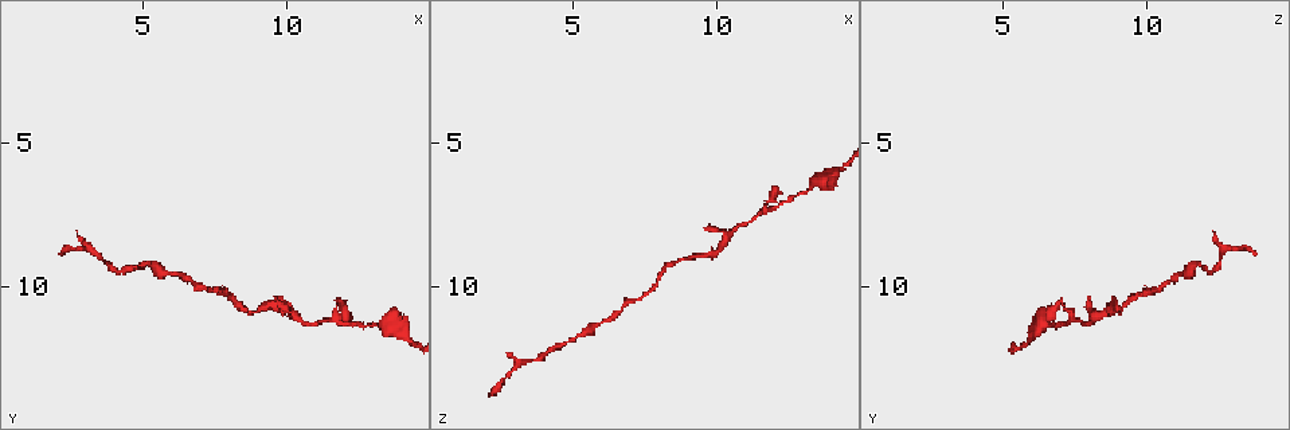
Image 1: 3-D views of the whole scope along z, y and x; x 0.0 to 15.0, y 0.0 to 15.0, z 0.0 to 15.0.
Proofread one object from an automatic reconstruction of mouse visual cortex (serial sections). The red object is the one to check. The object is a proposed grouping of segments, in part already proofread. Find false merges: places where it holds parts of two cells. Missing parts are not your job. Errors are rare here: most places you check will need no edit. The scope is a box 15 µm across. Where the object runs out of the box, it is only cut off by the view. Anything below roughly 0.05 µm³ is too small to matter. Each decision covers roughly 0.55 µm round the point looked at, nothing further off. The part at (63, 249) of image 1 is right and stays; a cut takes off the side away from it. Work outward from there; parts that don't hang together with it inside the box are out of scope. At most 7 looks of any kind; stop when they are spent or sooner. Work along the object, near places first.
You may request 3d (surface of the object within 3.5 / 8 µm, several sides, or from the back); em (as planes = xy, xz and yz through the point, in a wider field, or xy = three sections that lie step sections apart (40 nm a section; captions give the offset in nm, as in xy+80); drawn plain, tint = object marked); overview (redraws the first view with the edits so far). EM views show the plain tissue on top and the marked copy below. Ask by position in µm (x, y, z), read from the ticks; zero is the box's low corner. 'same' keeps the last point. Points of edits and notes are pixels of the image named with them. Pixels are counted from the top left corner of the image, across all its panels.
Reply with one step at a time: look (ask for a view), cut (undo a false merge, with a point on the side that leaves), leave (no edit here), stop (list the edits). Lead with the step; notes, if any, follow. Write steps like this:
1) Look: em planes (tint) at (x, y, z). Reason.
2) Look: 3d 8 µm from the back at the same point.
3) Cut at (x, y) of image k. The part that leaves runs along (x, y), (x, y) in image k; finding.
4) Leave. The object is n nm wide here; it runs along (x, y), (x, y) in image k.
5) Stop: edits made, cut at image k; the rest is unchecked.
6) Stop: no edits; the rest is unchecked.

Look: 3d 3.5 µm at (7.4, 10.0, 10.5). Narrows sharply.

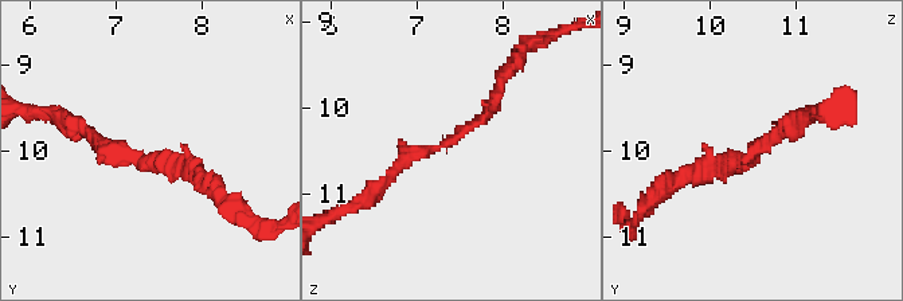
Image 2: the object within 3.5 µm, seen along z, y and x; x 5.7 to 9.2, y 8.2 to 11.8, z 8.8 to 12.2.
Look: em planes (tint) at (7.35, 10.10, 10.40). The arms are 150, 150 nm wide.

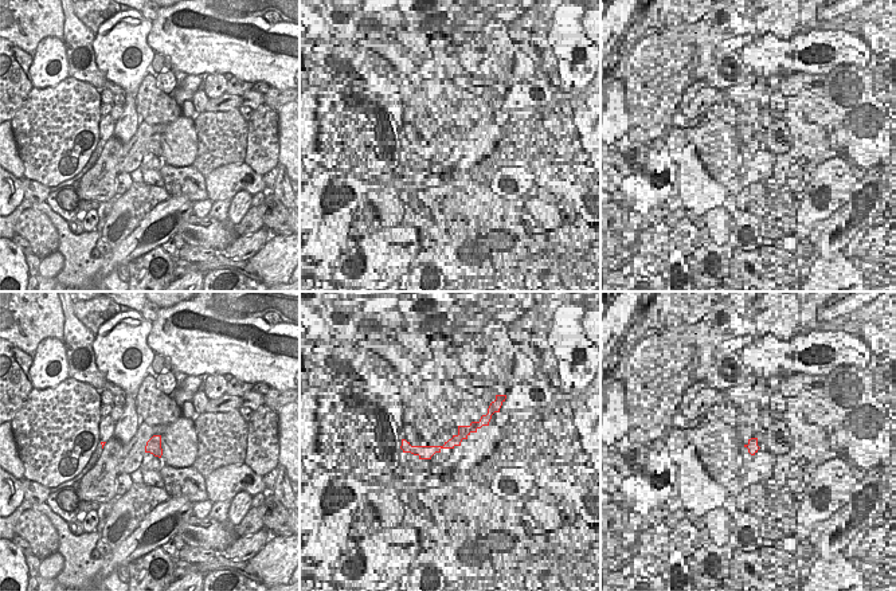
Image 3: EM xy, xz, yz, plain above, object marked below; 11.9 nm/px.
Look: em xy step 3 (tint) at the same point. Cut it another way.

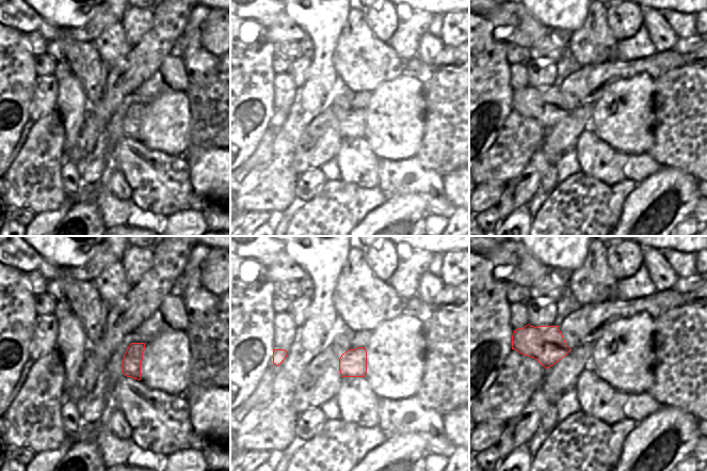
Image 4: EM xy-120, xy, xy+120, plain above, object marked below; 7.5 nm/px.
Leave. It runs along (378, 188), (489, 109), (501, 81) in image 2; one cell here.

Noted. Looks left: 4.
Look: 3d 8 µm at (11.6, 11.1, 7.4). Three-way junction.

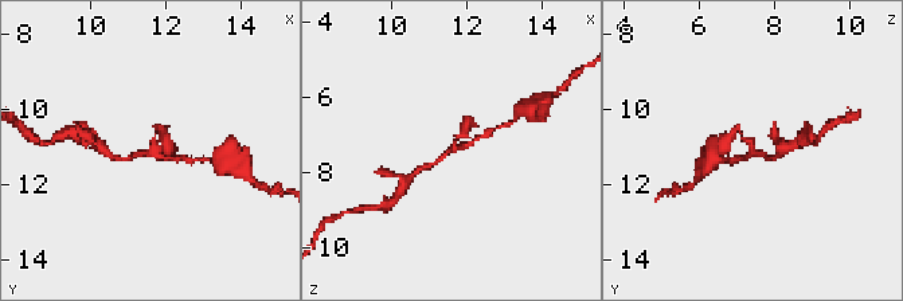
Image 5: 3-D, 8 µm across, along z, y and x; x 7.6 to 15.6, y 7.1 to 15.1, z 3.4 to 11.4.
Look: em xy step 5 (tint) at (11.6, 11.2, 7.4).

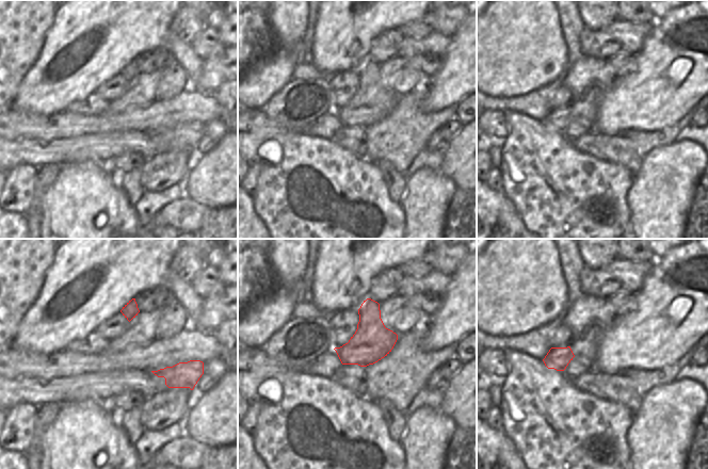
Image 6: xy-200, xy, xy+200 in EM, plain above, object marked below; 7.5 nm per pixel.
Leave. 3 arms meet here; the arms are 150, 150, 150 nm wide; it runs along (418, 171), (485, 135) in image 5; all the same cell.

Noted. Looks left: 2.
Look: 3d 3.5 µm at (13.4, 11.3, 6.4). Calibre changes.

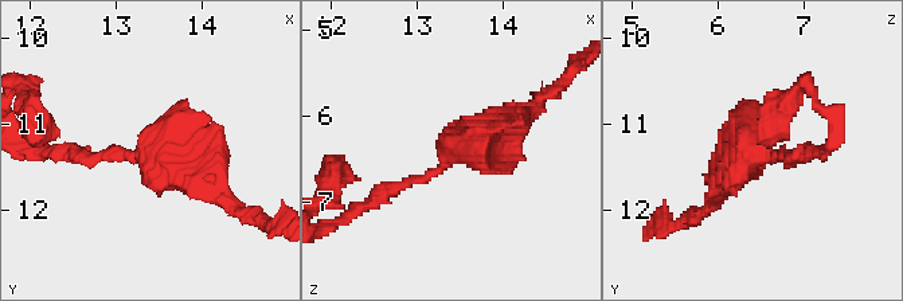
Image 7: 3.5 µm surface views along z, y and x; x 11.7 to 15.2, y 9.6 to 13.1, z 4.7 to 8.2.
Look: em planes (tint) at (13.45, 11.30, 6.40). Now the EM.

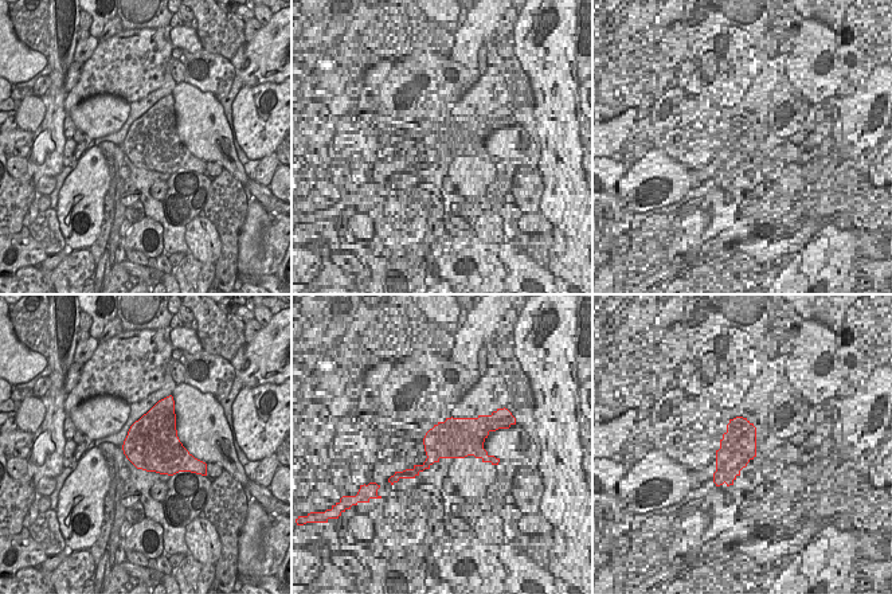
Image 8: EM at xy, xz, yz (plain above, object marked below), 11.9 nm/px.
Leave. It runs along (378, 196), (523, 114) in image 7; one cell here.

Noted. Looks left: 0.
Stop: no edits; the rest is unchecked.

